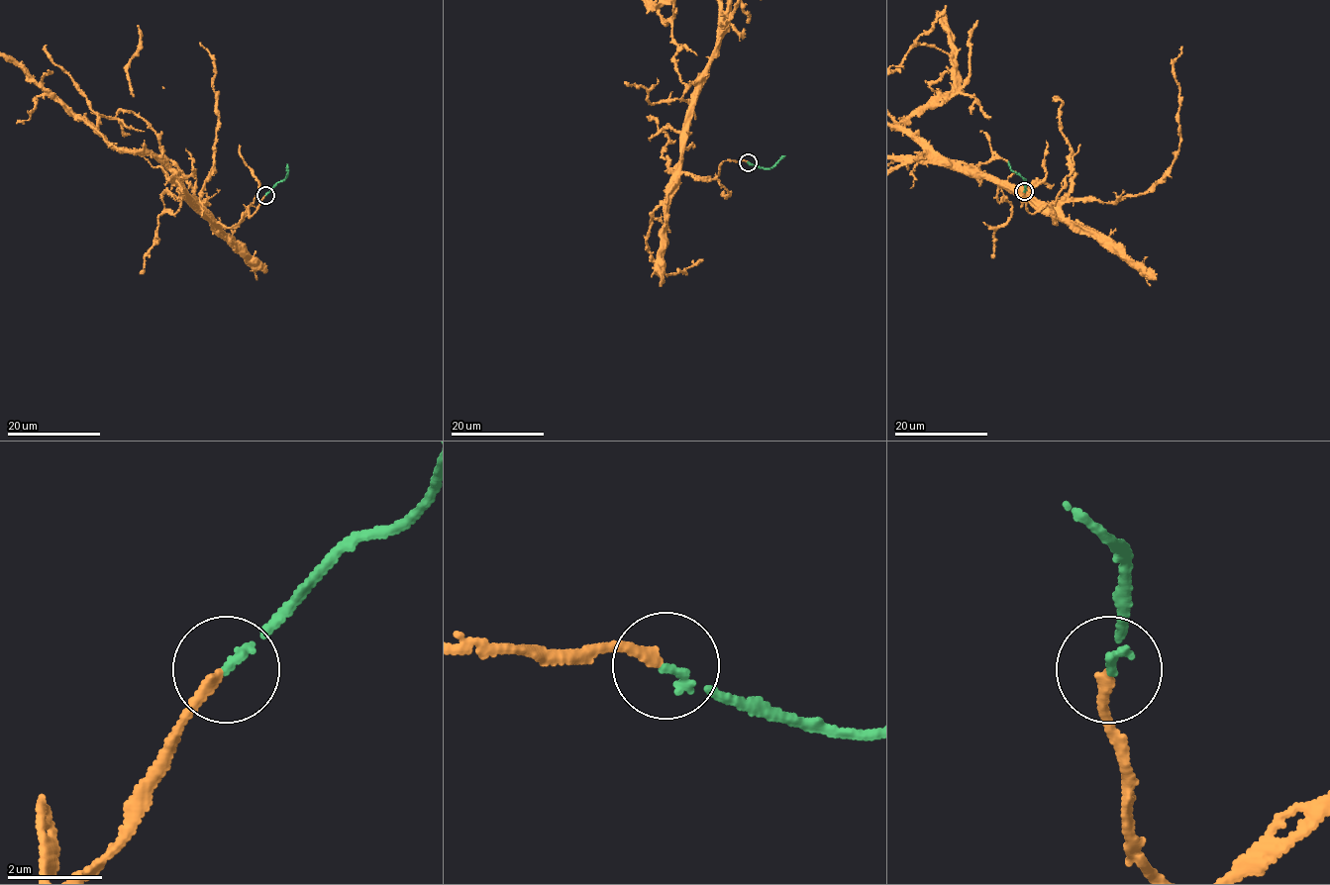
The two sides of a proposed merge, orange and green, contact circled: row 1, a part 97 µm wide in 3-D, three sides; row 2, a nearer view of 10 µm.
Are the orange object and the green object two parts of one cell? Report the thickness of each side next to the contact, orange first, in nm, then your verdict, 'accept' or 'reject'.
190 nm thick on the orange side, 160 nm on the other; accept

